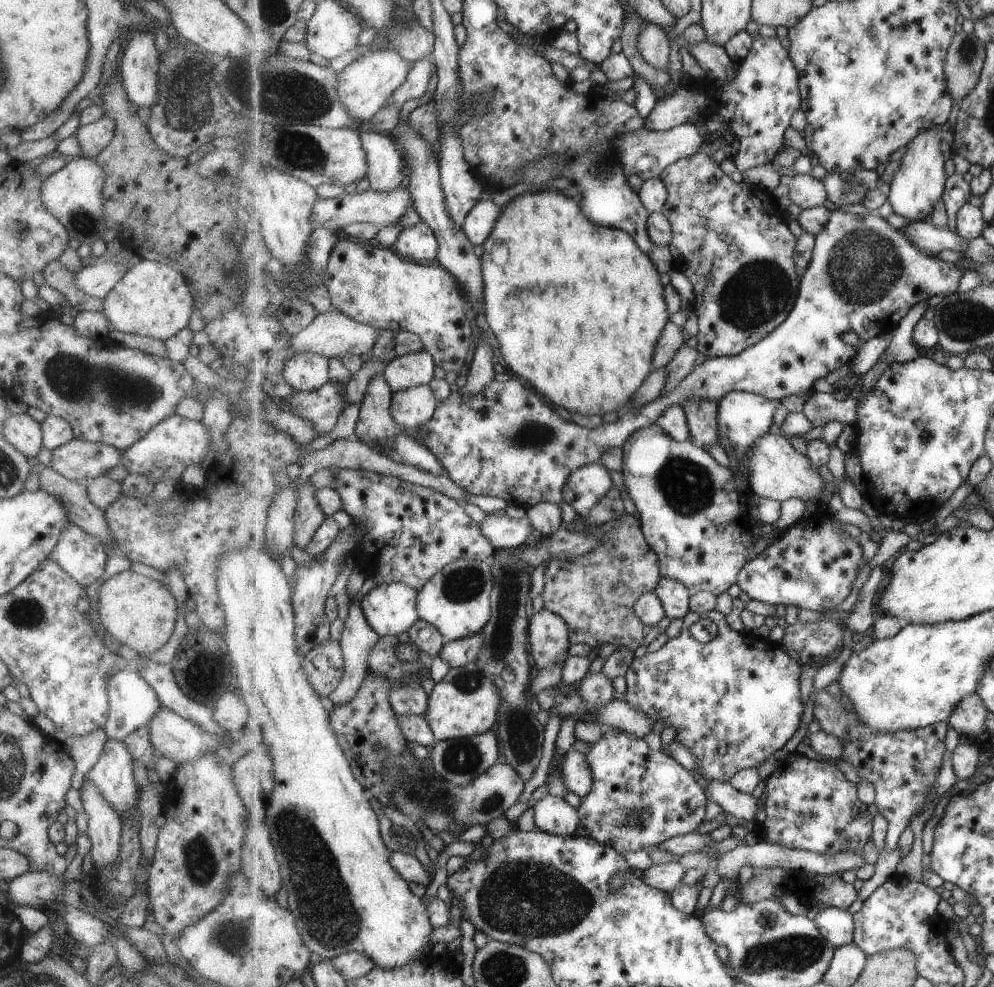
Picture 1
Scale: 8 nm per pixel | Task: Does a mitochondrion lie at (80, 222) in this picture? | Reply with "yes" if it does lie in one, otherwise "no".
yes

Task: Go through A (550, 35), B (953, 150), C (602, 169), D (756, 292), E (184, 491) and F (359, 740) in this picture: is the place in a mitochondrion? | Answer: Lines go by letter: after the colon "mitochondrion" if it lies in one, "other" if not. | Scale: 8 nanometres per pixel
A: other
B: other
C: mitochondrion
D: mitochondrion
E: other
F: other

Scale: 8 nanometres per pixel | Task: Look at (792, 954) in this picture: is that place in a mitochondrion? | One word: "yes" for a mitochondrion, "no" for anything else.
yes

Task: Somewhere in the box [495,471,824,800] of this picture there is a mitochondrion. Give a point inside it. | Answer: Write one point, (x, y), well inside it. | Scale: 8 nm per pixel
(521, 738)

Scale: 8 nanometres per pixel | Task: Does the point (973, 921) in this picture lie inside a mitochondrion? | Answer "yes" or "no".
no

